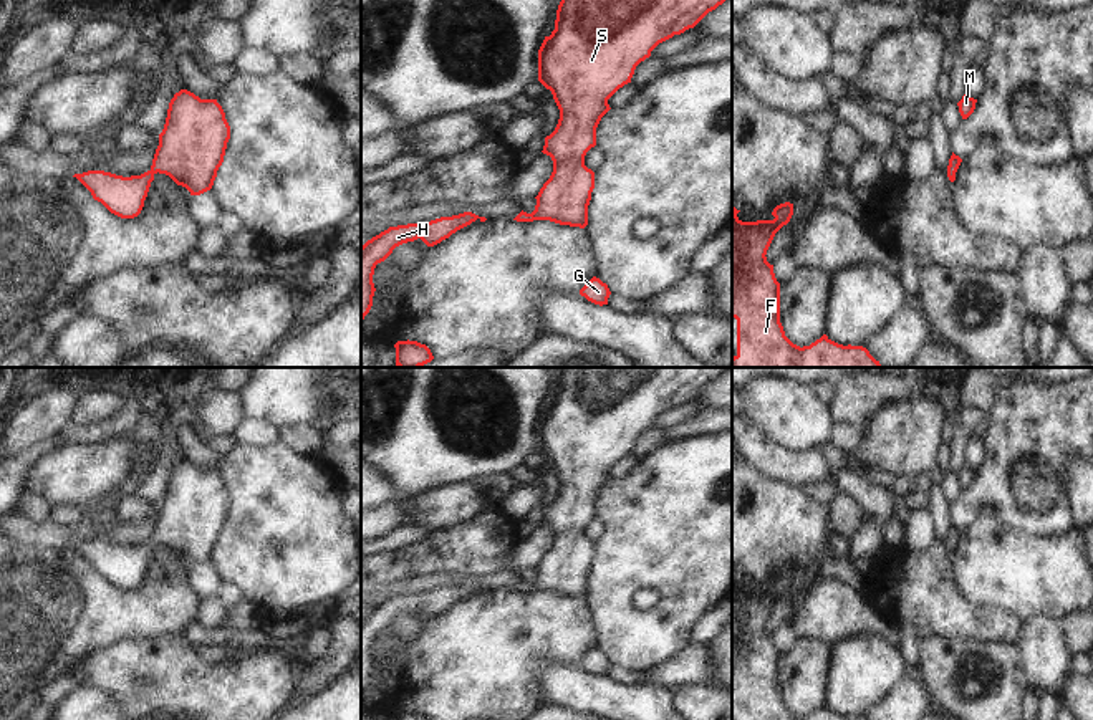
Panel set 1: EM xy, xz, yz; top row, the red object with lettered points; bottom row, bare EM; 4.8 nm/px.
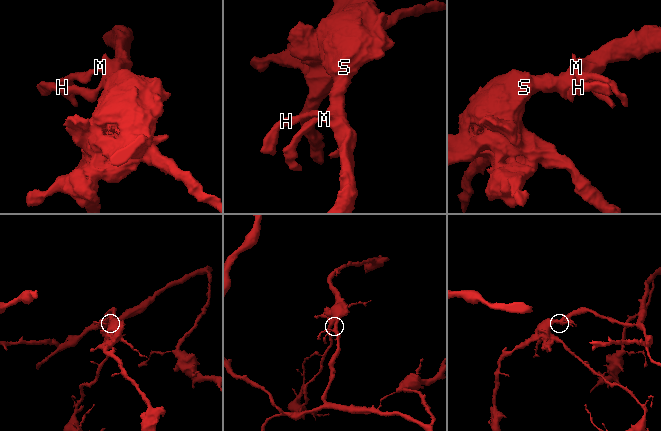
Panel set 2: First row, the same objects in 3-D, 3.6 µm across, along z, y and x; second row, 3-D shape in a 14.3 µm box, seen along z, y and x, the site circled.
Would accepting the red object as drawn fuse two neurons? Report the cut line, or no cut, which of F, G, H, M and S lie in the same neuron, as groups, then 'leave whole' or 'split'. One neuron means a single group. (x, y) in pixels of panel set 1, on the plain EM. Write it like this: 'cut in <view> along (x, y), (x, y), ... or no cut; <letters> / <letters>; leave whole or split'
no cut; F G H M S; leave whole

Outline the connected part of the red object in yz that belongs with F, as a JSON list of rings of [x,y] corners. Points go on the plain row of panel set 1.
[[[785,573],[773,579],[773,591],[742,593],[732,578],[732,690],[737,690],[737,720],[866,720],[863,717],[843,717],[826,705],[810,717],[793,715],[780,694],[780,654],[773,636],[767,632],[767,621],[775,604],[790,593],[793,574]]]

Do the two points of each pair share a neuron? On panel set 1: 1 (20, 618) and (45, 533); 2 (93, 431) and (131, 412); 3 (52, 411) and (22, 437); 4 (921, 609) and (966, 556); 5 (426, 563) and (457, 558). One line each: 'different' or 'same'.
1: different
2: same
3: same
4: different
5: same

